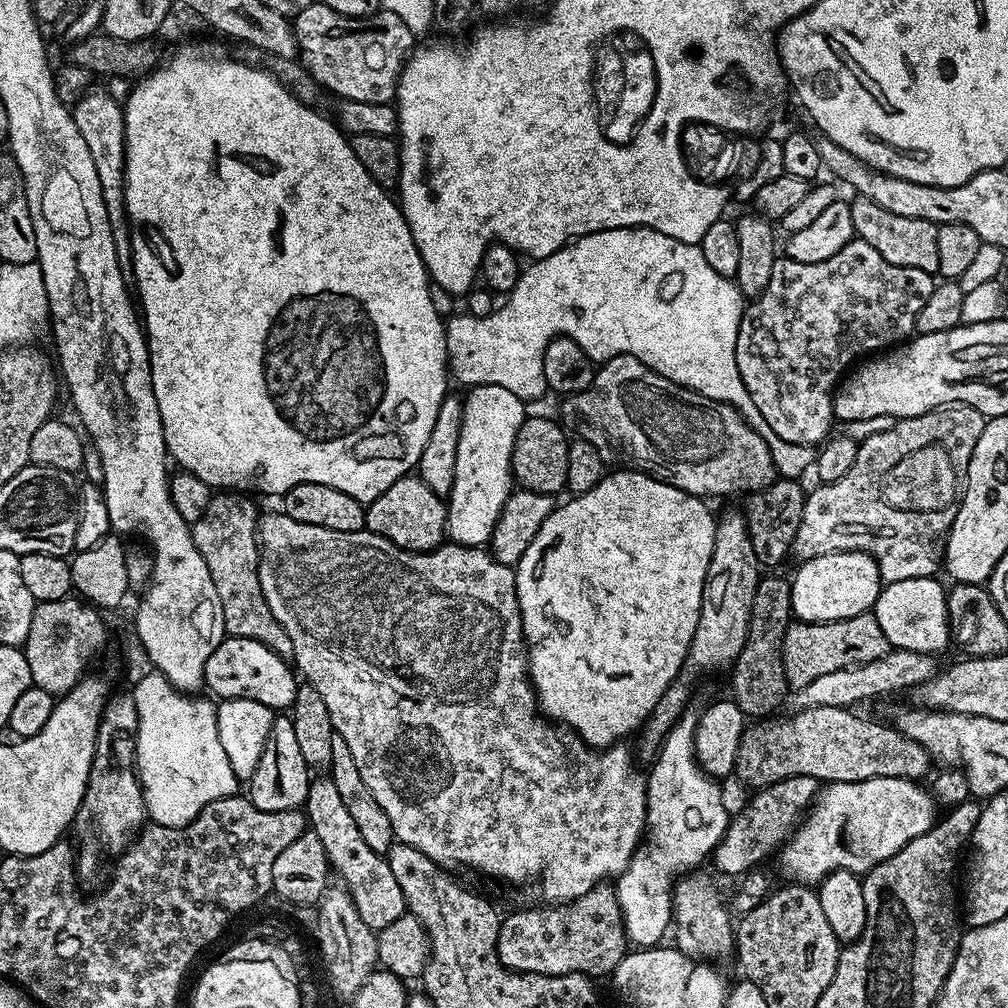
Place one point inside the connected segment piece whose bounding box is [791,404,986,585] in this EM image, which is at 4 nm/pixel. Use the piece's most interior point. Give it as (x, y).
(893, 503)

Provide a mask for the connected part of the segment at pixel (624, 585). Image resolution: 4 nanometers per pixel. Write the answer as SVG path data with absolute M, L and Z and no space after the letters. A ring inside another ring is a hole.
M631 470L609 471L590 490L573 495L564 505L553 507L550 518L542 522L542 530L534 534L534 542L526 546L526 554L514 566L516 574L516 597L520 607L520 617L524 627L524 643L528 649L528 678L536 692L537 705L549 721L567 726L592 748L611 748L623 741L632 731L643 729L645 720L658 706L662 694L680 674L684 660L688 657L688 647L698 626L698 614L702 602L704 580L708 577L710 558L714 550L716 520L699 496L678 490L666 482L647 476L645 472Z

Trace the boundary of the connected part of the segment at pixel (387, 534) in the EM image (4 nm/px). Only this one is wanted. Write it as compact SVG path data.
M409 474L398 478L390 490L382 490L365 507L364 527L377 532L382 538L394 542L394 546L411 552L433 552L445 543L448 531L448 509L445 501L430 486L426 486L419 474Z

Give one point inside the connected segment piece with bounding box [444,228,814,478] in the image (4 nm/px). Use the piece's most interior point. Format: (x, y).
(636, 292)

